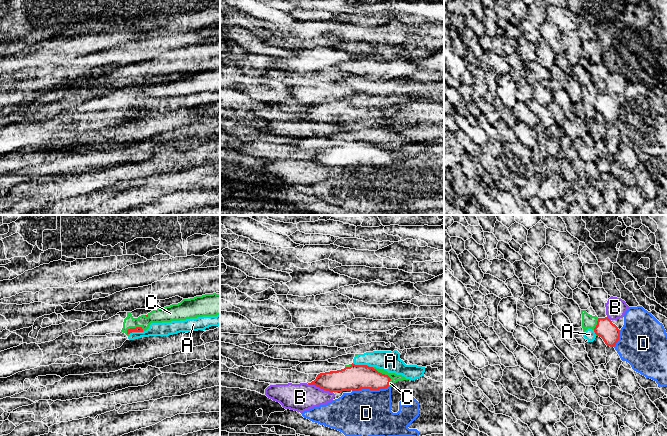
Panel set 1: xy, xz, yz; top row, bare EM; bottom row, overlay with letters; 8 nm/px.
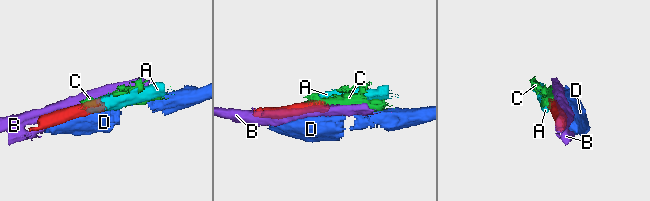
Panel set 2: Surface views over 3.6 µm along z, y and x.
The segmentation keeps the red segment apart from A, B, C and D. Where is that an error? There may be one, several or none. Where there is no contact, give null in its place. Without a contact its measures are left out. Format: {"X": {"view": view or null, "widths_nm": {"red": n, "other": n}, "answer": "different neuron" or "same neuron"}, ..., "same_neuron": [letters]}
{"A": {"view": "xz", "widths_nm": {"red": 200, "other": 160}, "answer": "different neuron"}, "B": {"view": "xz", "widths_nm": {"red": 190, "other": 220}, "answer": "different neuron"}, "C": {"view": "xz", "widths_nm": {"red": 200, "other": 70}, "answer": "same neuron"}, "D": {"view": "xz", "widths_nm": {"red": 200, "other": 380}, "answer": "different neuron"}, "same_neuron": ["C"]}

